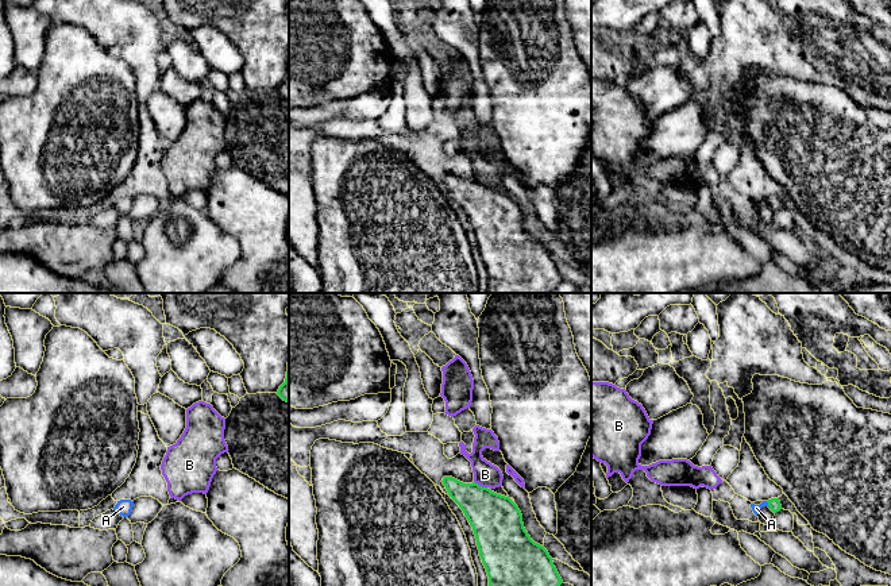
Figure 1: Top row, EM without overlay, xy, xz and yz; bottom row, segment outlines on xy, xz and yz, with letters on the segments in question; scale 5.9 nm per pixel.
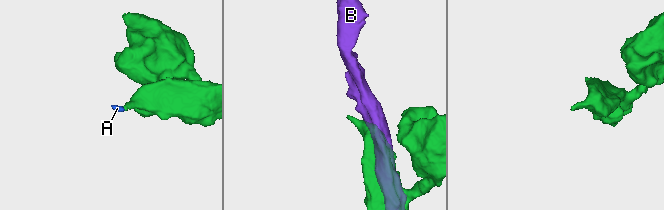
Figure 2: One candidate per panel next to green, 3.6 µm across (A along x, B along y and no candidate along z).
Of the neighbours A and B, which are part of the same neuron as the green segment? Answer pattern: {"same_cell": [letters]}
{"same_cell": ["A"]}

